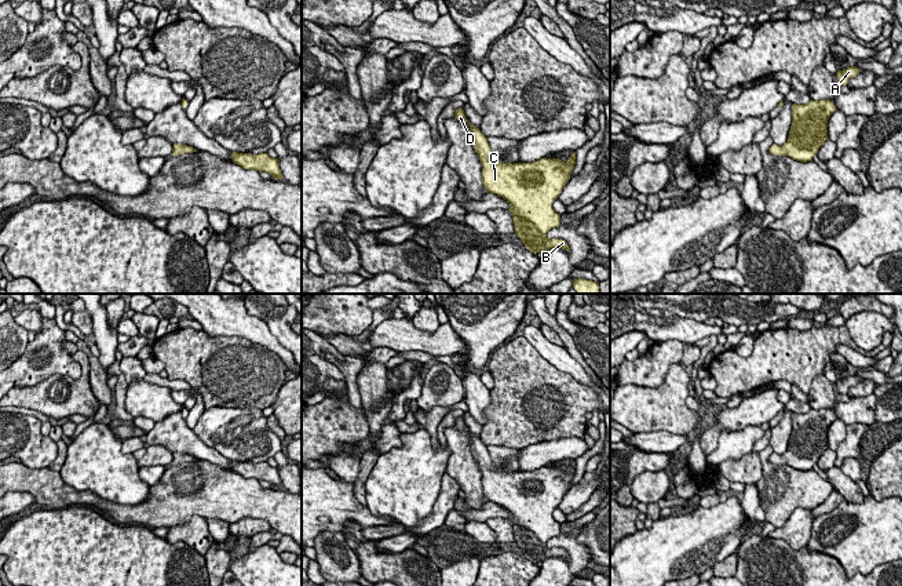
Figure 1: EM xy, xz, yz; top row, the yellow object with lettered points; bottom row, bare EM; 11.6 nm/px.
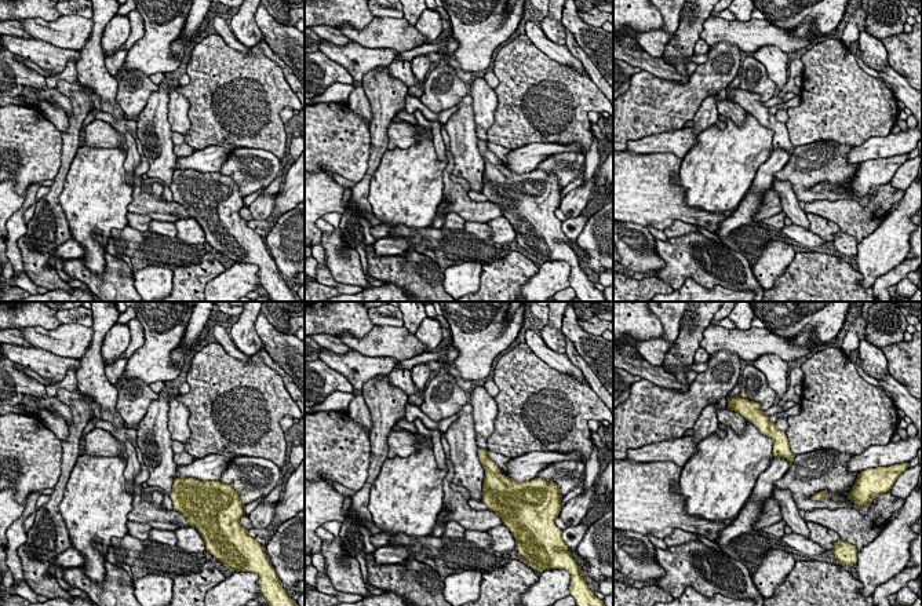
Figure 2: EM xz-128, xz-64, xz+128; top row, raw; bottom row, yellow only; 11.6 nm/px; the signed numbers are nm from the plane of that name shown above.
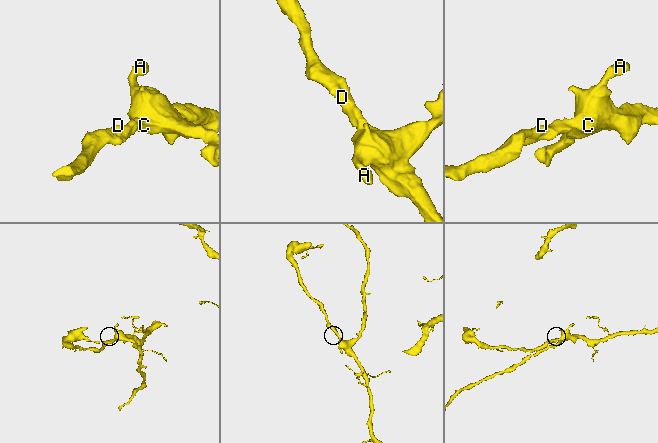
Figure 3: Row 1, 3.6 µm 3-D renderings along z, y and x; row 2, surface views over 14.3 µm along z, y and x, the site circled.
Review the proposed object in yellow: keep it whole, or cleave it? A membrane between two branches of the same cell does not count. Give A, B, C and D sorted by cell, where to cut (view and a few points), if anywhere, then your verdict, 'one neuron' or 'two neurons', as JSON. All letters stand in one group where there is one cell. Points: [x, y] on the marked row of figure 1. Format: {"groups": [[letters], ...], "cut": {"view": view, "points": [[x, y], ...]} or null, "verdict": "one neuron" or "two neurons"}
{"groups": [["A", "B", "C", "D"]], "cut": null, "verdict": "one neuron"}

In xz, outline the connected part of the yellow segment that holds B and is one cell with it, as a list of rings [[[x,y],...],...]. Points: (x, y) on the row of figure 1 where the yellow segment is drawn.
[[[472,123],[470,125],[470,139],[482,163],[482,185],[489,193],[505,199],[511,208],[515,234],[532,252],[543,254],[549,248],[562,248],[569,252],[569,245],[562,239],[548,239],[547,233],[560,225],[560,214],[552,208],[552,203],[559,197],[570,179],[576,164],[576,152],[565,163],[559,159],[543,157],[533,163],[503,163],[492,159],[492,150],[487,138]]]

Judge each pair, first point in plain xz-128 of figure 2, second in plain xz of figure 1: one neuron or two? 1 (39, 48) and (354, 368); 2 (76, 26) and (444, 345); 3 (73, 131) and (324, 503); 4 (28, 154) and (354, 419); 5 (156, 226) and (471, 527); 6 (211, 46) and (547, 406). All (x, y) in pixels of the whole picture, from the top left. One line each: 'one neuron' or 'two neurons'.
1: one neuron
2: one neuron
3: two neurons
4: one neuron
5: one neuron
6: one neuron

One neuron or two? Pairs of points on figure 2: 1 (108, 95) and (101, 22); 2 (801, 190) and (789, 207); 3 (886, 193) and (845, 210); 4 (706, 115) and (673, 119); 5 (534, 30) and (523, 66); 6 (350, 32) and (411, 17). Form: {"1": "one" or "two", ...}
{"1": "one", "2": "two", "3": "one", "4": "two", "5": "two", "6": "two"}

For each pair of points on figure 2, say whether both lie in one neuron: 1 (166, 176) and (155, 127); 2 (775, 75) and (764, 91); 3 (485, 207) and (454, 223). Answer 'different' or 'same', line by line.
1: same
2: different
3: different

